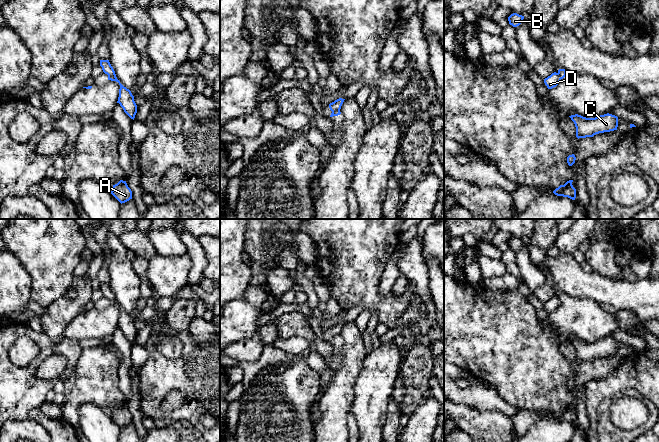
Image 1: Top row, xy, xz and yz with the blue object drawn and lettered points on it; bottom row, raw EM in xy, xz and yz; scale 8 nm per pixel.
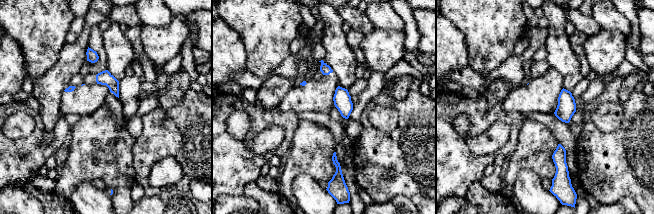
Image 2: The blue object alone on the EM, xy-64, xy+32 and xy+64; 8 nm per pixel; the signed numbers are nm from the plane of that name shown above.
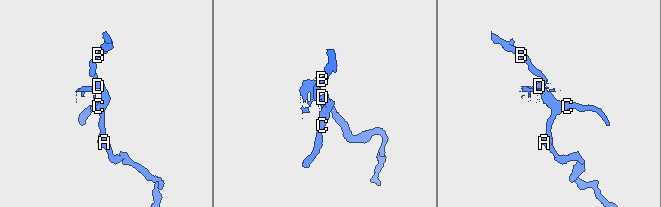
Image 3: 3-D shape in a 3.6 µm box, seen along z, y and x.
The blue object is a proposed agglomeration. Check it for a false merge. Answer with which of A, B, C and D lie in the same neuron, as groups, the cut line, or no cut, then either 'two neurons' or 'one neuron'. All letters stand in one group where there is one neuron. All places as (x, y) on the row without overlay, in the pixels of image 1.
A C D / B; cut in xy along (108, 299), (117, 304); two neurons

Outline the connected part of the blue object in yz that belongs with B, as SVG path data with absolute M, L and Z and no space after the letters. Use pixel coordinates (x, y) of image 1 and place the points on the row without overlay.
M513 237L508 241L509 248L512 249L513 251L519 250L523 243L524 240L519 239L517 237Z

